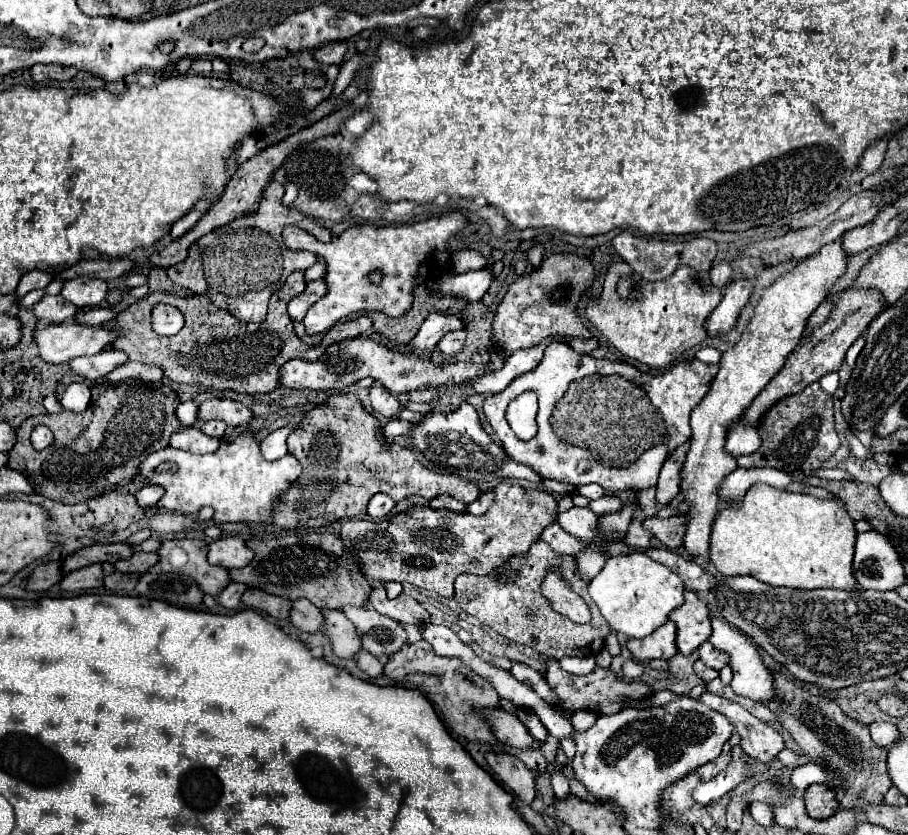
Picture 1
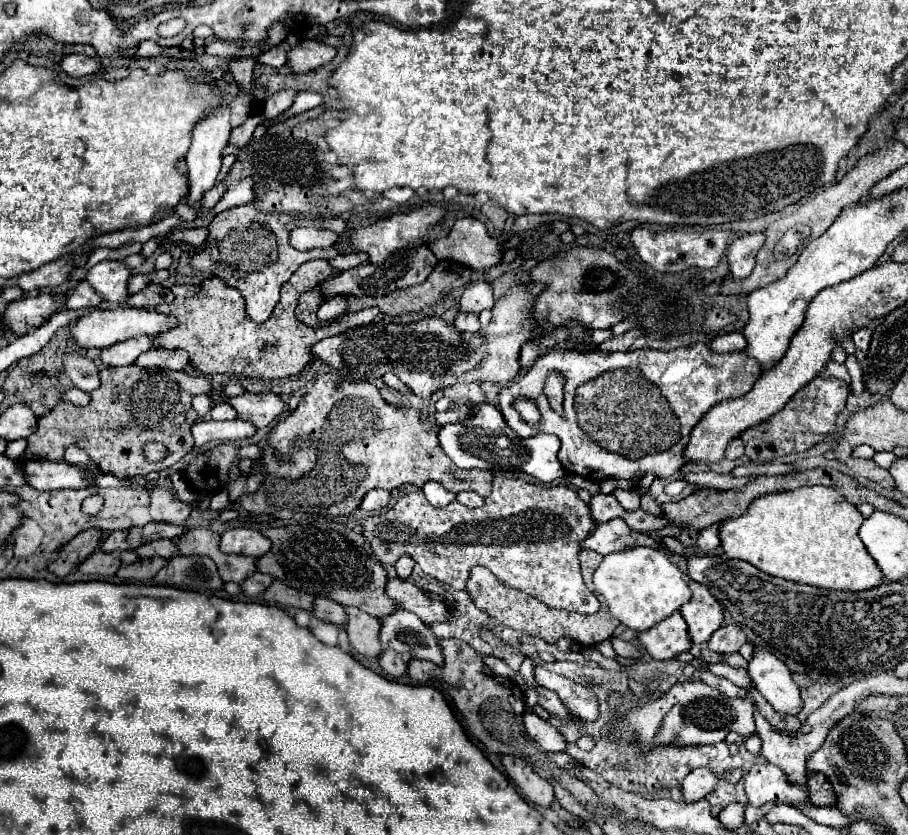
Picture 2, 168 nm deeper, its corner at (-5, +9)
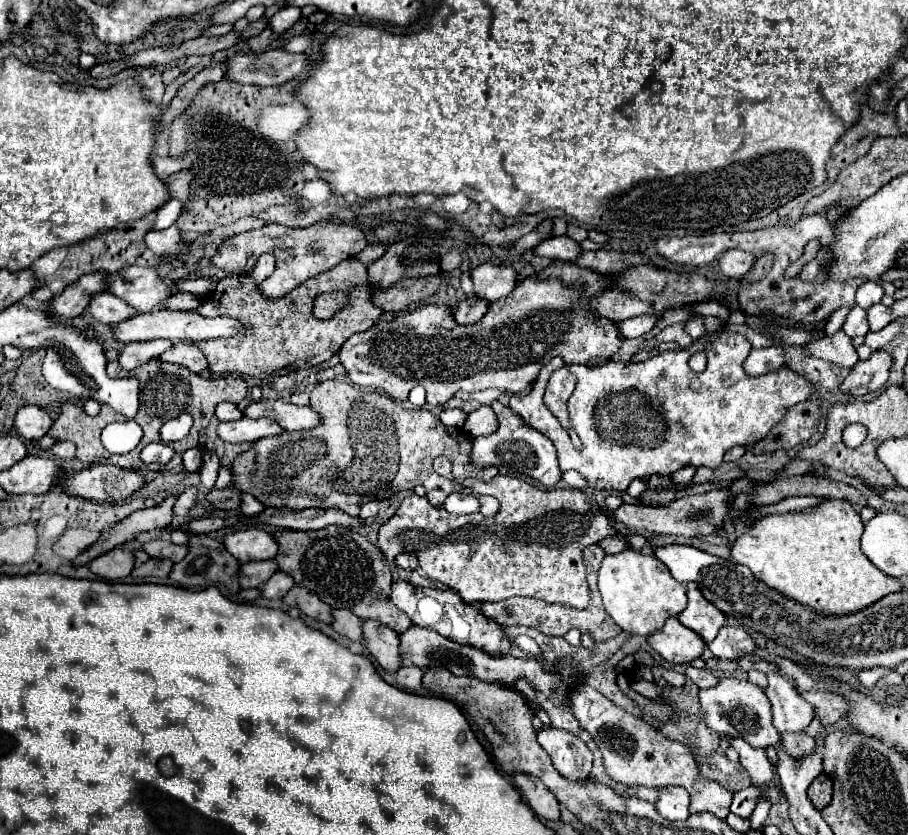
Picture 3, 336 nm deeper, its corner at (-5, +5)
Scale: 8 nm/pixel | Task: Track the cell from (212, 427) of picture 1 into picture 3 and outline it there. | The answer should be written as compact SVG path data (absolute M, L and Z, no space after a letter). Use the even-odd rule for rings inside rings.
M222 402L216 406L216 418L220 422L230 422L230 420L240 420L242 412L236 408L236 404L232 402Z

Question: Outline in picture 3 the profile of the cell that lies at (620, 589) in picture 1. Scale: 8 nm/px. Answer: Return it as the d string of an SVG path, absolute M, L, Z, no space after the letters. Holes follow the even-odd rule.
M638 550L606 556L598 572L598 588L606 612L628 634L650 636L660 630L670 616L678 616L686 608L686 586L674 580L670 570L656 560L656 556Z

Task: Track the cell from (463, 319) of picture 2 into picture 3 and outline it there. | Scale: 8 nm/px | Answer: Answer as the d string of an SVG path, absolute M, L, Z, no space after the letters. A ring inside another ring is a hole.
M462 298L454 310L454 320L462 326L478 324L488 310L488 302L482 298Z

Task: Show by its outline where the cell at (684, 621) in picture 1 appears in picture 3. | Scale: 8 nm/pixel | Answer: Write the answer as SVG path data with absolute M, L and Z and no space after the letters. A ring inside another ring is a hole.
M690 582L688 584L688 606L678 616L678 620L690 630L694 630L696 634L700 634L706 644L710 644L716 638L718 630L724 626L726 618L714 604L710 604L702 596L698 586Z

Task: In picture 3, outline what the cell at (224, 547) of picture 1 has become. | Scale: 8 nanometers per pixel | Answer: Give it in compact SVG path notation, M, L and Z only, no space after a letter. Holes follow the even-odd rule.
M253 526L227 534L224 538L224 548L242 564L272 559L278 552L274 538L265 530Z

